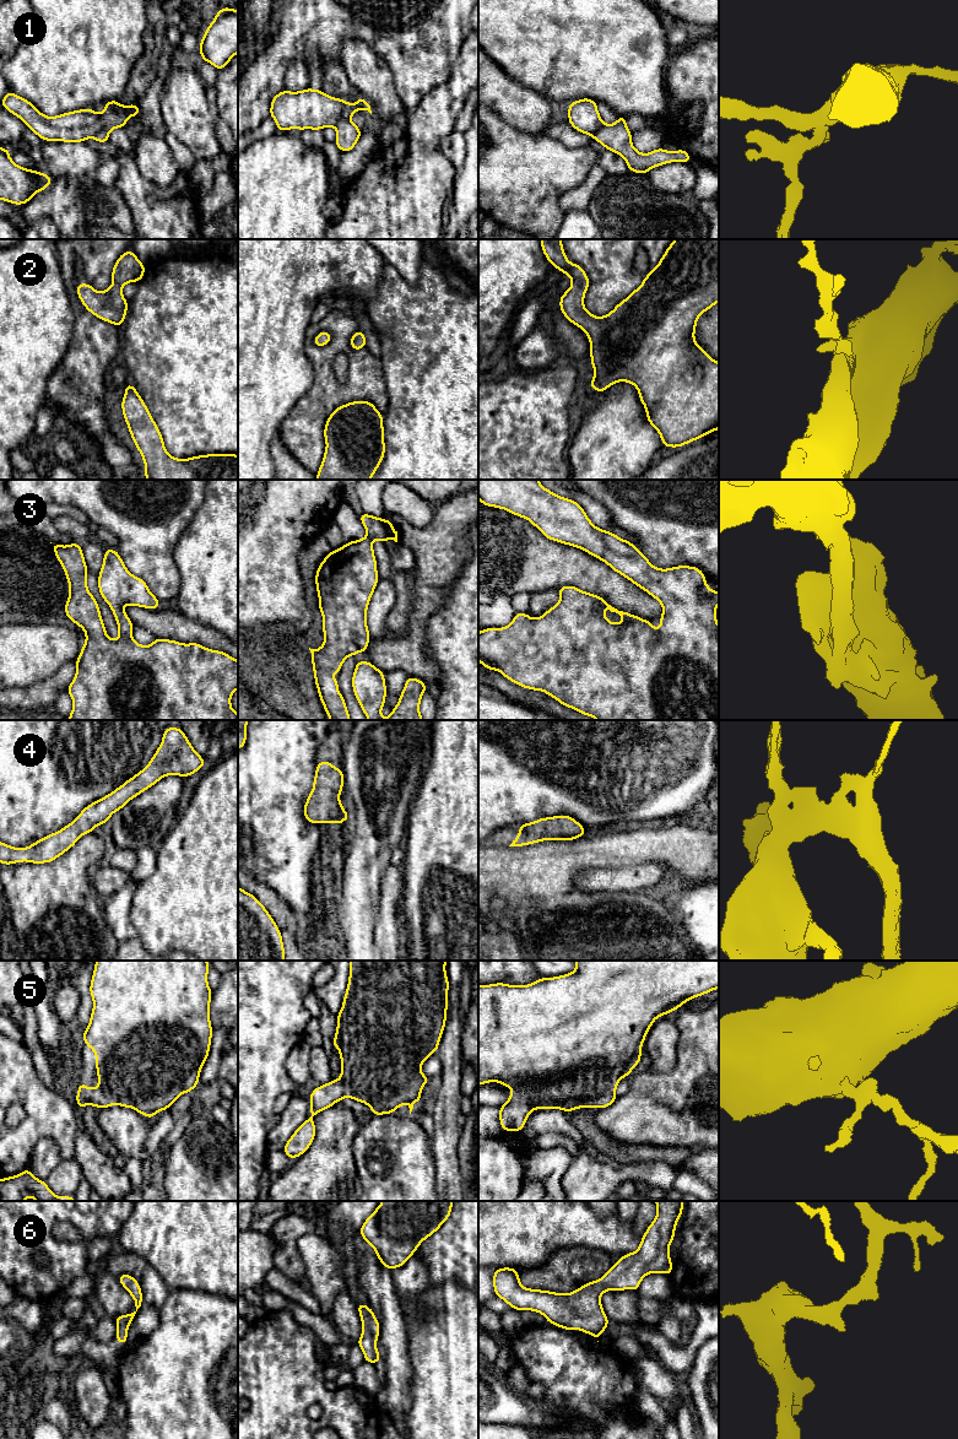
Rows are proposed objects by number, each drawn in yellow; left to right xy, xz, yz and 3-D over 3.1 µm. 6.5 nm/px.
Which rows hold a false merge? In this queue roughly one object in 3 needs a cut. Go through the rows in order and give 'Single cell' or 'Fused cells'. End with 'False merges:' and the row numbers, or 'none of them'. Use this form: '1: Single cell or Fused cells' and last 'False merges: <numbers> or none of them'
1: Fused cells
2: Single cell
3: Single cell
4: Single cell
5: Single cell
6: Single cell
False merges: 1

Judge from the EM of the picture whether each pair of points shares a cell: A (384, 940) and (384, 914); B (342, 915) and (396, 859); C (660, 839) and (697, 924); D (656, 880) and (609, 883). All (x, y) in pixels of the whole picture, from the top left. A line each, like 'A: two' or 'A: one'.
A: one
B: two
C: two
D: one

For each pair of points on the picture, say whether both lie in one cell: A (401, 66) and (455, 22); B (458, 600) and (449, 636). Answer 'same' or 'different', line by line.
A: same
B: same

